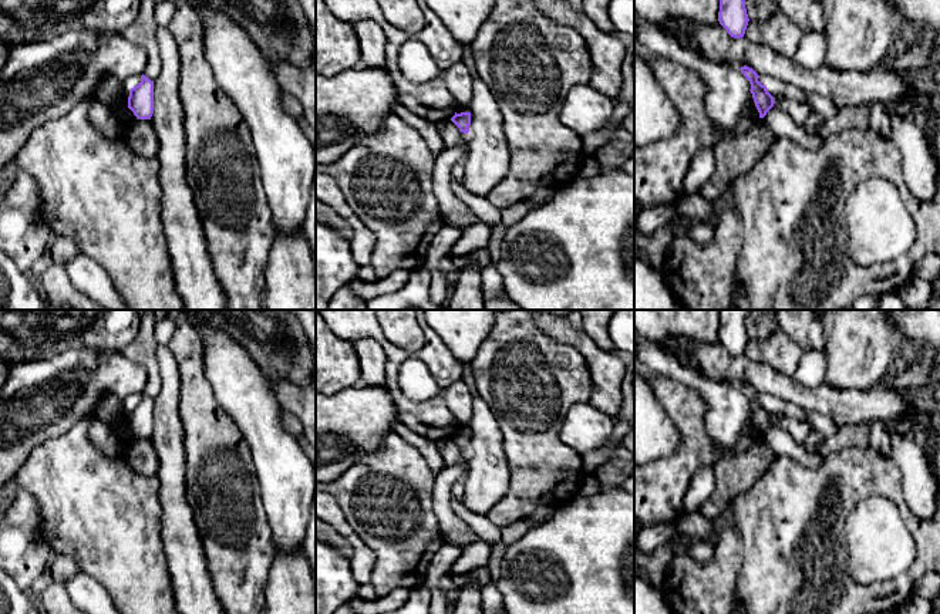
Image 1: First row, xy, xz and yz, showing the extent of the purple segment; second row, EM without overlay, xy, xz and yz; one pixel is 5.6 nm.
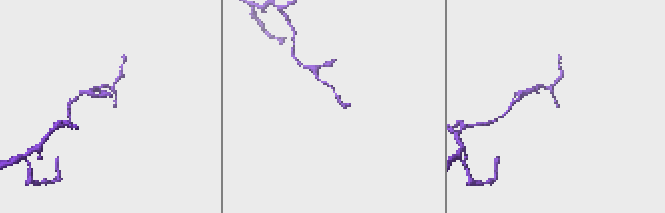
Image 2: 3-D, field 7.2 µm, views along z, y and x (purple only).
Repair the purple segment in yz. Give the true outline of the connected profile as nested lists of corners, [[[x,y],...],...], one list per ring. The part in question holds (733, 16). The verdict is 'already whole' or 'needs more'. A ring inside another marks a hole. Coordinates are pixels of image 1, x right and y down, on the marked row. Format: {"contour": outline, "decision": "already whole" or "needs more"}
{"contour": [[[720,0],[718,21],[731,37],[744,37],[749,21],[745,0]]], "decision": "already whole"}

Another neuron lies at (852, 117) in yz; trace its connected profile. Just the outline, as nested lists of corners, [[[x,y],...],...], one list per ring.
[[[846,105],[839,107],[833,117],[823,118],[816,136],[826,138],[840,131],[863,128],[869,128],[869,107]]]

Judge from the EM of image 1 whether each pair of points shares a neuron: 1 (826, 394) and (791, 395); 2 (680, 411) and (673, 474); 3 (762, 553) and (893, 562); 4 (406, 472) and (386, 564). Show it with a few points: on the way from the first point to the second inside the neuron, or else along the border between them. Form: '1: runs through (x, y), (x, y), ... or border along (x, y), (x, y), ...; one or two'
1: runs through (818, 395), (799, 395); one
2: runs through (687, 427), (687, 458); one
3: border along (844, 526), (849, 574), (855, 582), (869, 584); two
4: runs through (396, 495), (396, 515), (413, 535), (408, 540); one

